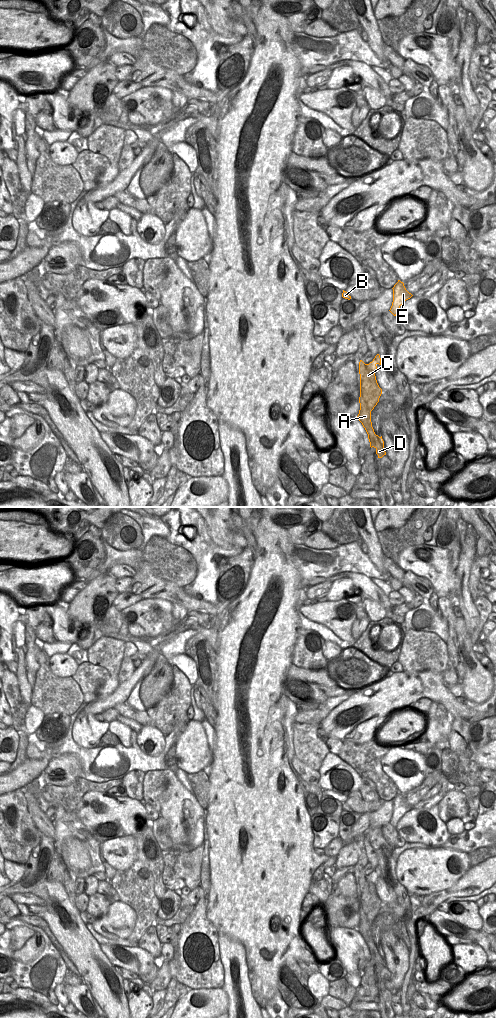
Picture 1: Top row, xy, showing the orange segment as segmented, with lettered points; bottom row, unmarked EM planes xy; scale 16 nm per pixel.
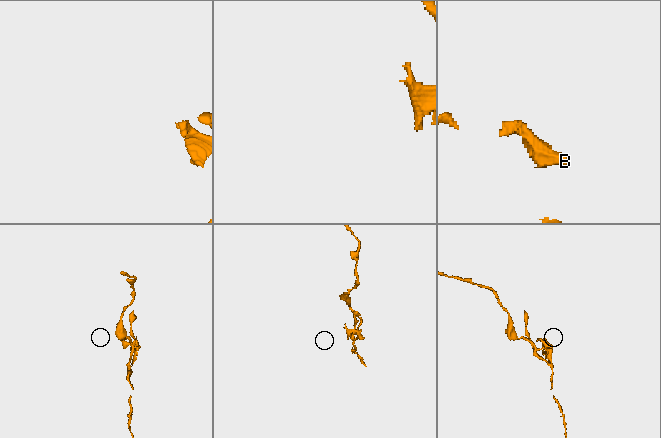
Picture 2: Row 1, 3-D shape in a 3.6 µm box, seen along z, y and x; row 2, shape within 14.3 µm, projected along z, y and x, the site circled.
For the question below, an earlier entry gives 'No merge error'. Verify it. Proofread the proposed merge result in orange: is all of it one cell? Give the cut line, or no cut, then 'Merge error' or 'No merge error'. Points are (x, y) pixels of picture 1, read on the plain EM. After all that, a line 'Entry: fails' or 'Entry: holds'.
Split along xy (365, 876), (368, 881), (374, 884). Merge error
Entry: fails

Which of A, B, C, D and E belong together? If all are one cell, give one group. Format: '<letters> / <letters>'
A C D / B E

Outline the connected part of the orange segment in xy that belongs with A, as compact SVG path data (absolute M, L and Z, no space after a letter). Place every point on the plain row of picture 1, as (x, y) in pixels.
M360 872L359 874L359 886L360 886L360 922L357 930L362 935L365 940L368 951L370 954L370 959L376 961L376 966L378 970L382 970L386 967L384 961L384 953L382 948L379 949L375 946L371 934L371 923L379 914L379 910L382 906L382 901L379 899L375 884L368 882L366 876Z

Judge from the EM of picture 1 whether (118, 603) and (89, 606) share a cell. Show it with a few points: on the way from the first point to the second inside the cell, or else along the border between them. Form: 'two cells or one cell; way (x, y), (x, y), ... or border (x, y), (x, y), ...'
two cells; border (119, 593), (111, 604)

